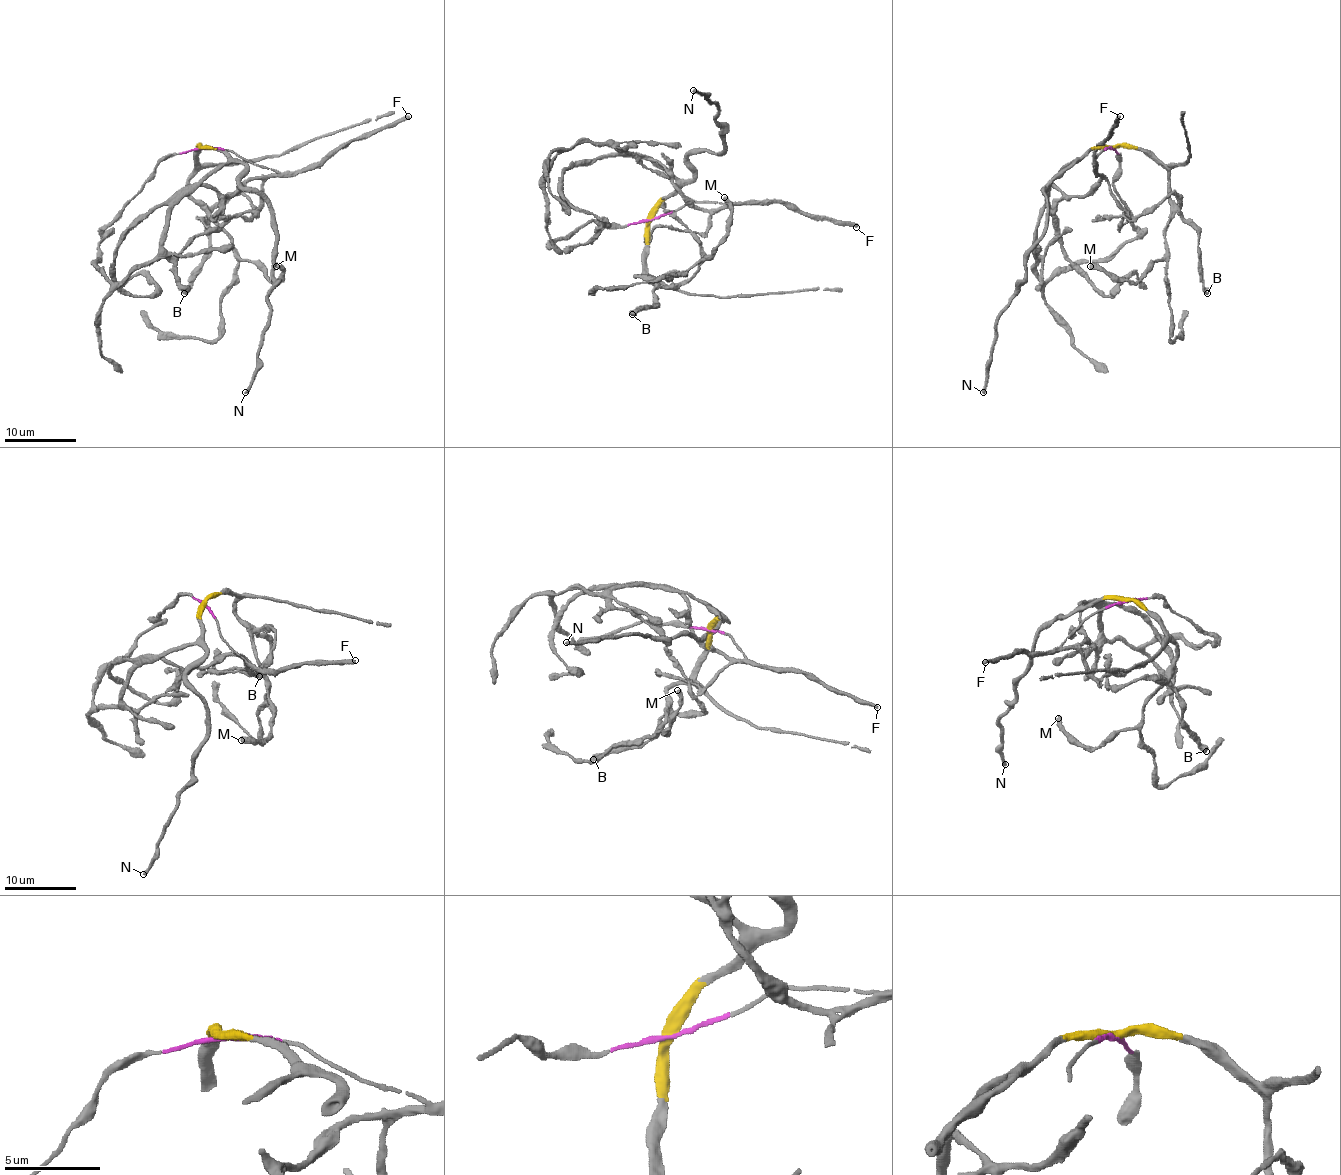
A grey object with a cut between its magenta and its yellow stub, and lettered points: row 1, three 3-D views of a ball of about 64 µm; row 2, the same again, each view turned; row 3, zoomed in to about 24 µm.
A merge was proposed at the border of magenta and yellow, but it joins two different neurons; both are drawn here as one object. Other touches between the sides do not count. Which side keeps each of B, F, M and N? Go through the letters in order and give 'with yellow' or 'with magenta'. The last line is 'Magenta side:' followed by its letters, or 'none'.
B: with yellow
F: with magenta
M: with yellow
N: with yellow
Magenta side: F

